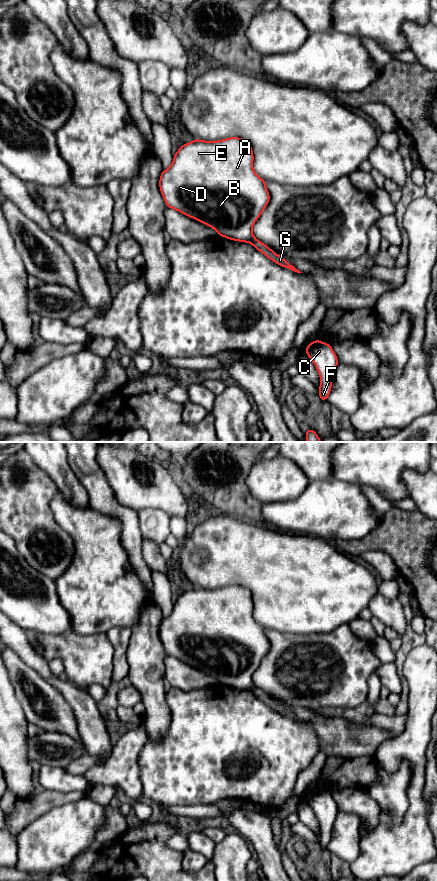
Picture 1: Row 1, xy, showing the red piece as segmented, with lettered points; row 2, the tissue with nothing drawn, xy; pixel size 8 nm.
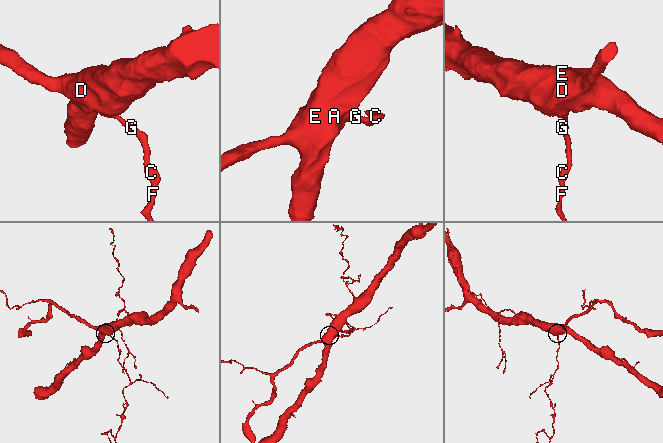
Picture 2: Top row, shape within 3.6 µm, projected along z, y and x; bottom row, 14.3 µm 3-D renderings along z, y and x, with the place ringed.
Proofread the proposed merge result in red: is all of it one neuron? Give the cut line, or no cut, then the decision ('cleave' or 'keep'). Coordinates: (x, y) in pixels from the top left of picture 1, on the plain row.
no cut | keep

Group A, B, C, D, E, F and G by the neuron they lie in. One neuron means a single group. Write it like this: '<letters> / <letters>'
A B C D E F G

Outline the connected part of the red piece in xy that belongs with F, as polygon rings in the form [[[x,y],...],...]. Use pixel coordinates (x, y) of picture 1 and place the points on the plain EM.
[[[314,788],[306,794],[306,802],[314,811],[320,825],[319,846],[327,849],[332,835],[332,828],[338,814],[338,806],[331,792]]]

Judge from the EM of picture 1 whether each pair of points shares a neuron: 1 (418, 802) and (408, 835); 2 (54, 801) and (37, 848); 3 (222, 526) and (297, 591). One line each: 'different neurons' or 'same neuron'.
1: same neuron
2: different neurons
3: same neuron

